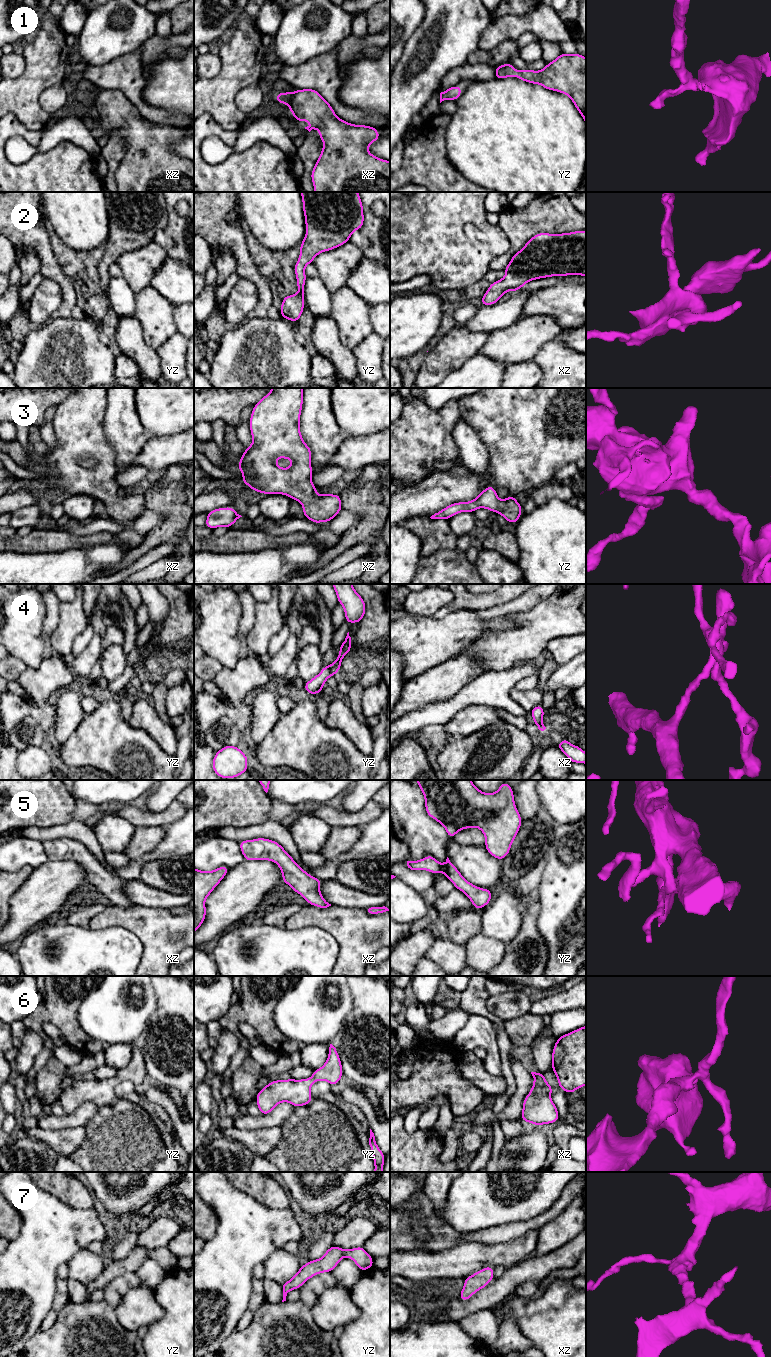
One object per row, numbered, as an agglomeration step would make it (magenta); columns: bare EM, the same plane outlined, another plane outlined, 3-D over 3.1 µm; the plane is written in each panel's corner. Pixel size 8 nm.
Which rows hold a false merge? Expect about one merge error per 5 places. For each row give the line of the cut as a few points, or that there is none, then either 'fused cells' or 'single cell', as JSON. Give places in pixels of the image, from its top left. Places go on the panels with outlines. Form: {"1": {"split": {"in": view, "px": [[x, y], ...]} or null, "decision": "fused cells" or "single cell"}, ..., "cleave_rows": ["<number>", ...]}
{"1": {"split": null, "decision": "single cell"}, "2": {"split": null, "decision": "single cell"}, "3": {"split": null, "decision": "single cell"}, "4": {"split": null, "decision": "single cell"}, "5": {"split": null, "decision": "single cell"}, "6": {"split": null, "decision": "single cell"}, "7": {"split": null, "decision": "single cell"}, "cleave_rows": []}

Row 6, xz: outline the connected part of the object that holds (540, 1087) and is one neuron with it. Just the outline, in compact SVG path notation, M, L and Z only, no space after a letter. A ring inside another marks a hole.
M531 1072L534 1083L529 1094L524 1098L520 1119L536 1126L552 1124L560 1119L556 1105L551 1100L553 1092L544 1073Z

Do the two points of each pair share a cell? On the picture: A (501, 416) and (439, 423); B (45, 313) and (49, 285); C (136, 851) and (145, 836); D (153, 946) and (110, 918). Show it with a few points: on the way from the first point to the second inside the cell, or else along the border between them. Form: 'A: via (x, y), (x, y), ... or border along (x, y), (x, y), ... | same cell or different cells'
A: border along (457, 402), (461, 415) | different cells
B: via (45, 306), (49, 292) | same cell
C: via (138, 847), (144, 840) | same cell
D: via (145, 934), (130, 919), (122, 918) | same cell

